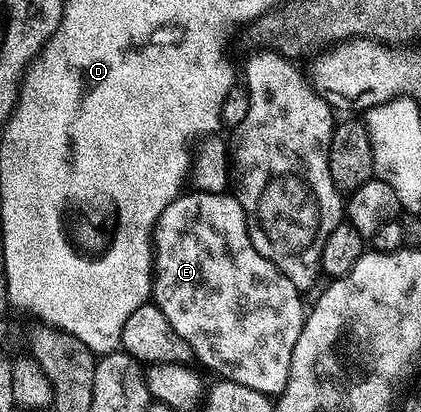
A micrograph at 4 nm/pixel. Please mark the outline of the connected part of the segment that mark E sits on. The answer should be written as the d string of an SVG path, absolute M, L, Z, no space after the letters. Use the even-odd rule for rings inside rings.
M180 193L155 222L153 235L154 305L165 312L173 332L189 344L192 355L220 379L245 384L268 396L282 394L289 380L293 348L303 331L304 295L257 248L253 248L247 217L234 193Z

